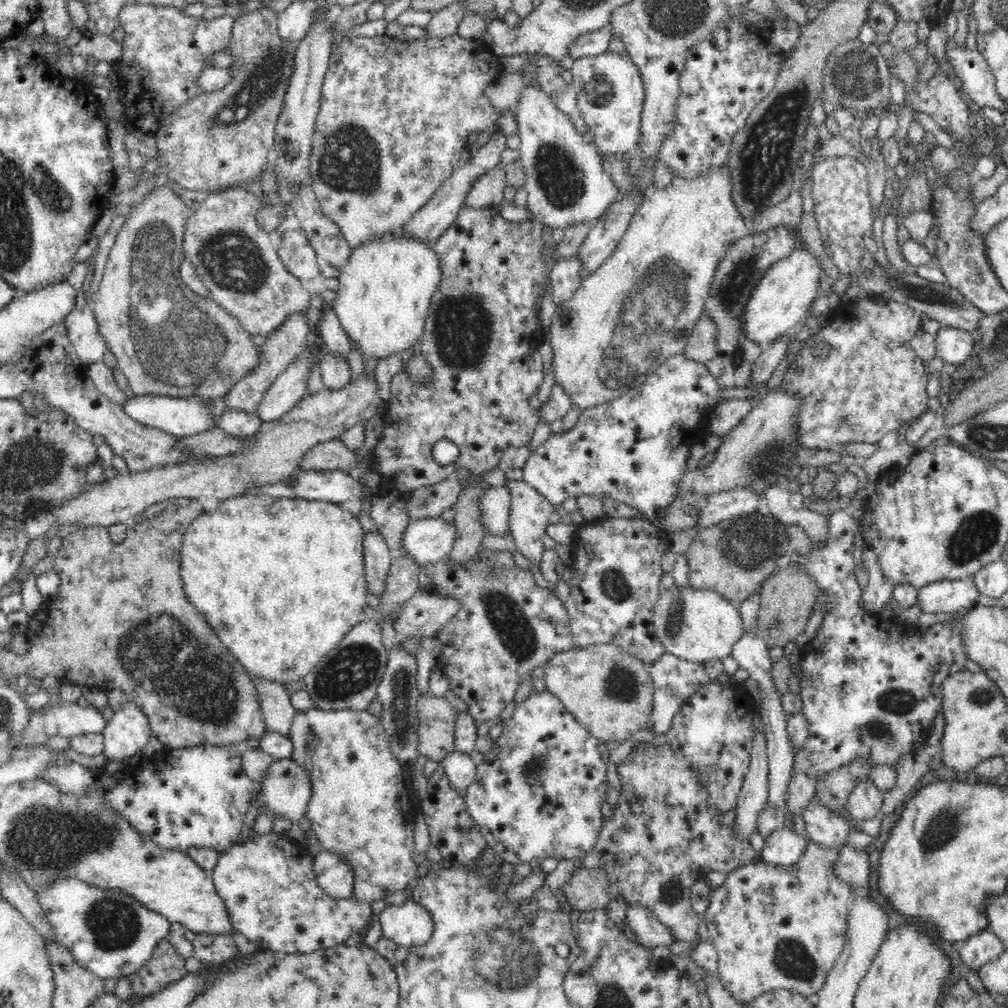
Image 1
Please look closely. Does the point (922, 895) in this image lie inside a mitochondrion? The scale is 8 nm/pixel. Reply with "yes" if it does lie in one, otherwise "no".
no

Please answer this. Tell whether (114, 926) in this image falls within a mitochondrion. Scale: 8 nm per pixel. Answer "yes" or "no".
yes

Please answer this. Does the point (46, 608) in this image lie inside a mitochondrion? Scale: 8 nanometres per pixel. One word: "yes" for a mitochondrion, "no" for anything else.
no

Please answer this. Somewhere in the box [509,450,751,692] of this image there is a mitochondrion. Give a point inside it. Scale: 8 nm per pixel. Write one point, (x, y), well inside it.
(614, 585)

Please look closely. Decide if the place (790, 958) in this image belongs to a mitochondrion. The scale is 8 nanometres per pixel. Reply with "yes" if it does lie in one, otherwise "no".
yes

